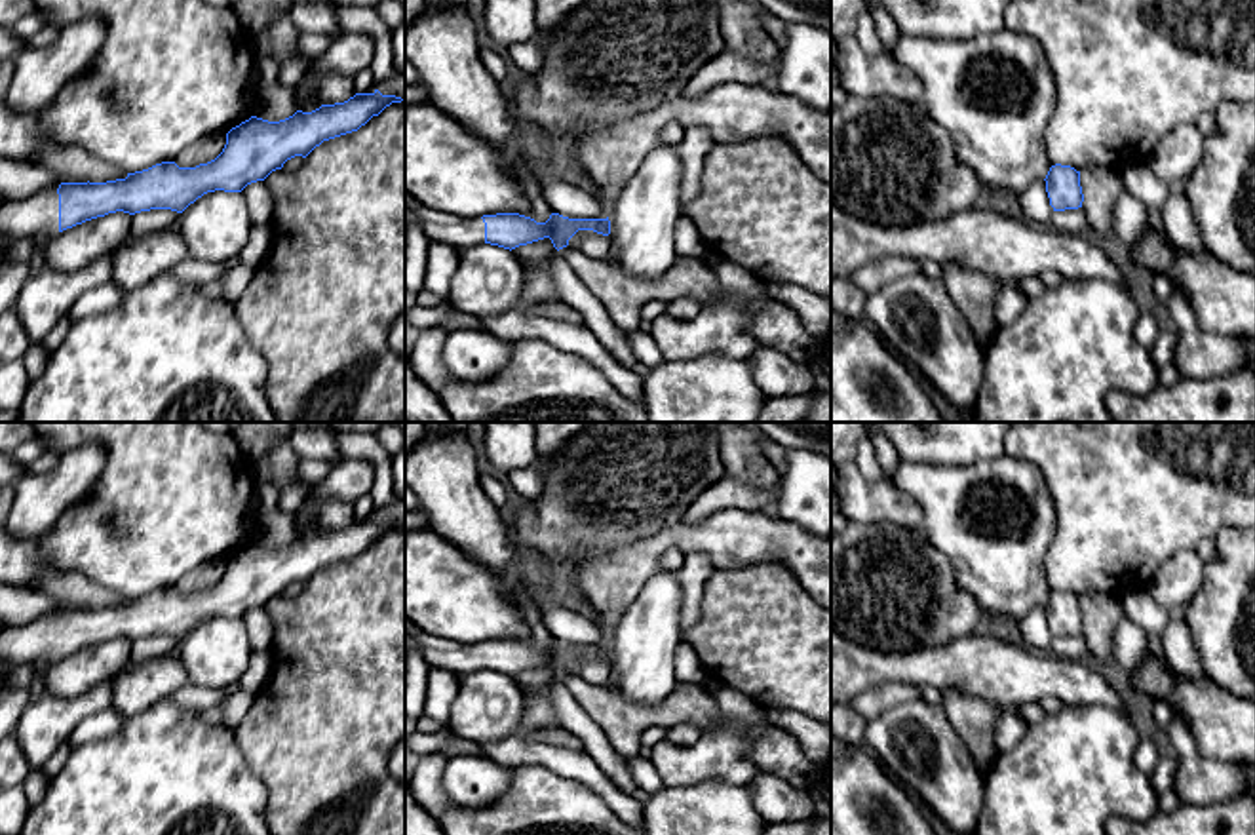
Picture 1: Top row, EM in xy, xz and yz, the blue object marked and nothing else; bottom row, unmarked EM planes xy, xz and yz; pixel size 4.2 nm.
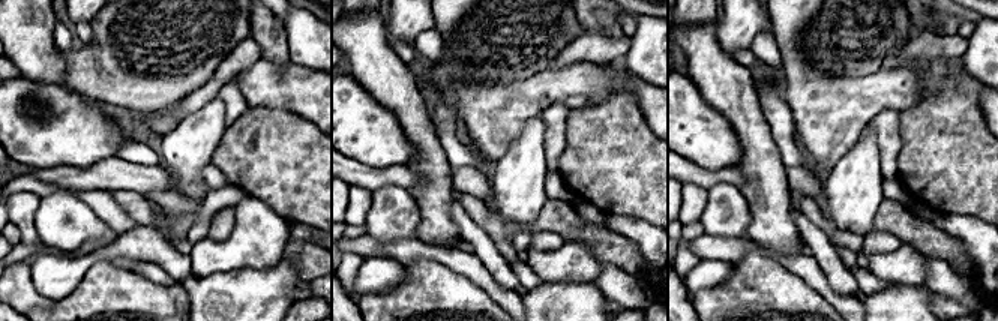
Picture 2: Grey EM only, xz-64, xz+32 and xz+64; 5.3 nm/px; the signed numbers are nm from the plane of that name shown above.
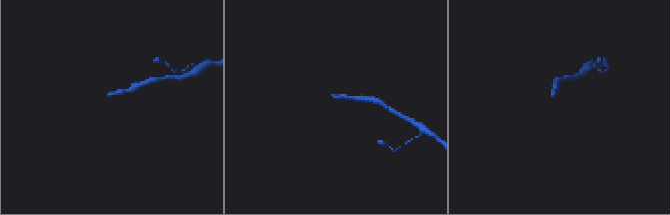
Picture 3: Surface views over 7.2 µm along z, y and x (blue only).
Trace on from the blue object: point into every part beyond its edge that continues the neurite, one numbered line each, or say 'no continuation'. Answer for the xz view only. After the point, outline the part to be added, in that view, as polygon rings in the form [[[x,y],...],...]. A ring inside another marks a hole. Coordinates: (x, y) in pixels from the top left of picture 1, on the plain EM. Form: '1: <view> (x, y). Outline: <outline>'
1: xz (440, 653). Outline: [[[405,620],[405,654],[415,649],[422,654],[430,668],[443,668],[456,675],[485,670],[485,649],[481,643],[458,645],[420,630],[411,631],[409,622]]]

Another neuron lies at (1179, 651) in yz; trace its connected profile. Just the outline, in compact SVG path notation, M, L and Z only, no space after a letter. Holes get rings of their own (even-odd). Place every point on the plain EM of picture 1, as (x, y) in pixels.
M1169 618L1160 633L1166 662L1179 673L1190 679L1202 679L1206 675L1202 658L1196 651L1185 620Z

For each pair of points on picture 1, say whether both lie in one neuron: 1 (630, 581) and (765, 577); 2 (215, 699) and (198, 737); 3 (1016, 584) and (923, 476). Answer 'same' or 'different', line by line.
1: different
2: different
3: same

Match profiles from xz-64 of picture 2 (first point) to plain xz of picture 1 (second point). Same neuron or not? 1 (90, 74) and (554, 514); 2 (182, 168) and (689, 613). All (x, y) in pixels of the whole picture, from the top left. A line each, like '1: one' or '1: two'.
1: one
2: two

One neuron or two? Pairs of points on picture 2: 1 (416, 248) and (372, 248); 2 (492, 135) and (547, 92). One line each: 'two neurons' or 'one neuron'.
1: one neuron
2: one neuron

